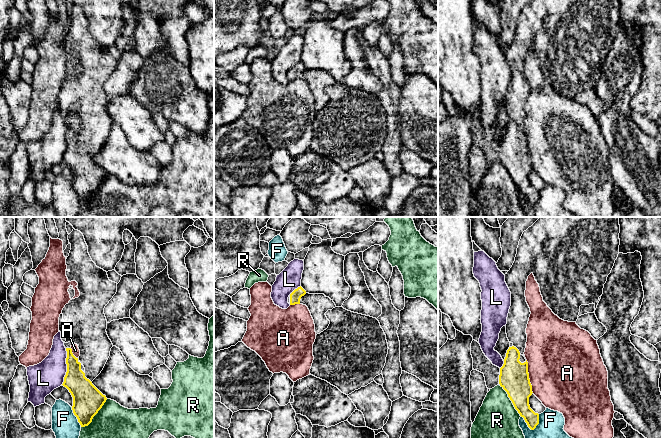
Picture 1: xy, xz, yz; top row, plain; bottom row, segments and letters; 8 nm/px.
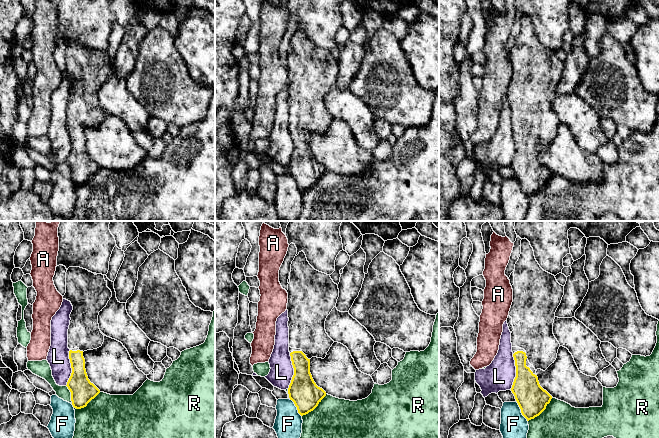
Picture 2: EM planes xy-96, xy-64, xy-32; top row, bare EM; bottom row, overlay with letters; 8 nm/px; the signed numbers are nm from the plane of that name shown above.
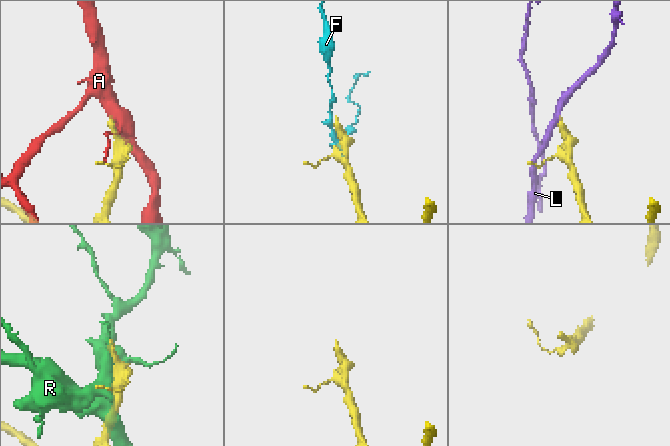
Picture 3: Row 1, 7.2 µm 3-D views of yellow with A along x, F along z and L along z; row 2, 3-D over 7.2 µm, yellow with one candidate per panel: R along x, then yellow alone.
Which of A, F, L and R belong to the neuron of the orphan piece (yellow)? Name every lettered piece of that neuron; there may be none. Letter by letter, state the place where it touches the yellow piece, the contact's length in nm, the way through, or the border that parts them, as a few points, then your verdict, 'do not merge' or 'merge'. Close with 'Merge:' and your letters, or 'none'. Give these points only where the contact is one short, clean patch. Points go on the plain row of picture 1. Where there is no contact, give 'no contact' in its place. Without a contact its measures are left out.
A: meets yellow in yz at (528, 152); contact 280 nm long; do not merge
F: meets yellow in yz at (529, 203); contact 160 nm long; do not merge
L: meets yellow in xy at (67, 142); contact 300 nm long; border along xy (66, 124), (66, 150), (61, 160); do not merge
R: meets yellow in xy at (95, 190); contact 320 nm long; do not merge
Merge: none

